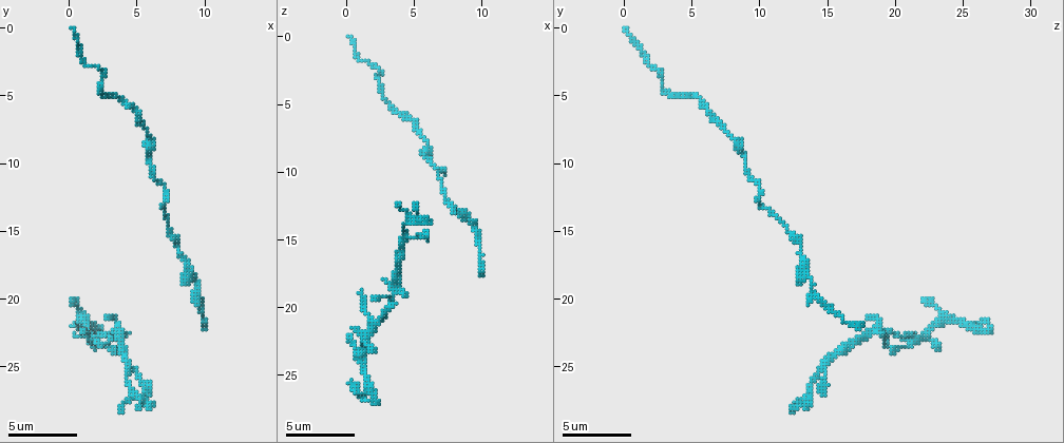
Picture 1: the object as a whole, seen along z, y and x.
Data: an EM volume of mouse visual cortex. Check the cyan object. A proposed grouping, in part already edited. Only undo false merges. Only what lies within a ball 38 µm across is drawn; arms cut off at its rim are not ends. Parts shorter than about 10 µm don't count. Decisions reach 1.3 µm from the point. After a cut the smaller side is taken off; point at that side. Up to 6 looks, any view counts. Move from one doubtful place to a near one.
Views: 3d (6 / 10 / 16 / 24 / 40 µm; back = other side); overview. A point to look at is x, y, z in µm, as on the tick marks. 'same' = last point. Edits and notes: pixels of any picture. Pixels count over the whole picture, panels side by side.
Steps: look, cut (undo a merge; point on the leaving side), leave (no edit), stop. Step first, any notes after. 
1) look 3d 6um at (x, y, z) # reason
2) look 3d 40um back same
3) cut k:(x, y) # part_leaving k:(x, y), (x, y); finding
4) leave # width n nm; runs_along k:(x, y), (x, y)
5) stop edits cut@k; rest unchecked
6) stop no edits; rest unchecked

look 3d 10um at (8.2, 16.4, 13.2)

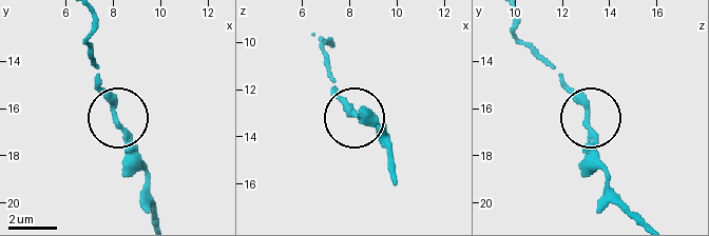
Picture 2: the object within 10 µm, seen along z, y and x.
leave # width 230 nm; one neuron here

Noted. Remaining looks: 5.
look 3d 10um at (5.8, 8.0, 7.8) # a narrow waist

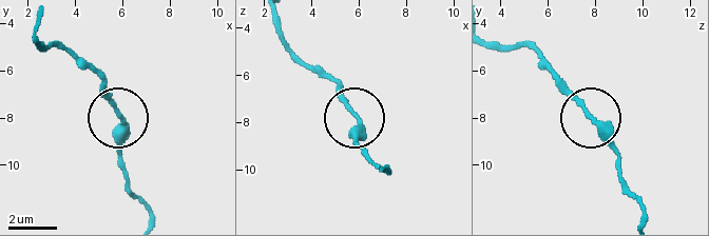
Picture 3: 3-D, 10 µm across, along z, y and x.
leave # runs_along 3:(383, 169), (359, 144), (359, 126), (343, 91), (319, 69); all the same neuron

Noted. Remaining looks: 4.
look 3d 16um at (3.6, 22.2, 19.2) # four or more arms meet

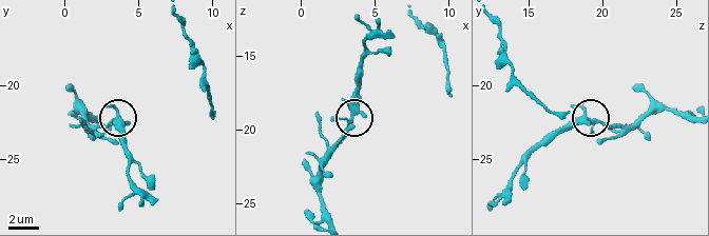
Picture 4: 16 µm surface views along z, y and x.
look 3d 6um at (3.4, 22.4, 19.0) # closer look

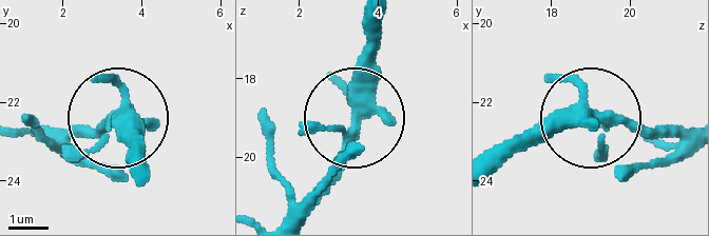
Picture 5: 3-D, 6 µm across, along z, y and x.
leave # all the same neuron

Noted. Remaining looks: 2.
stop no edits; rest unchecked

